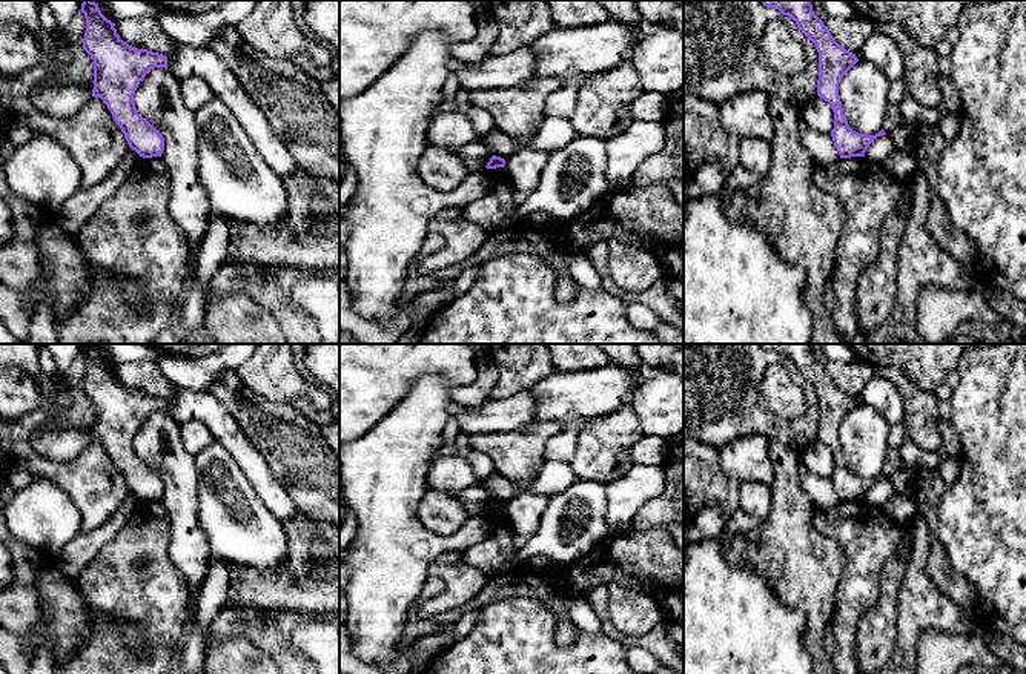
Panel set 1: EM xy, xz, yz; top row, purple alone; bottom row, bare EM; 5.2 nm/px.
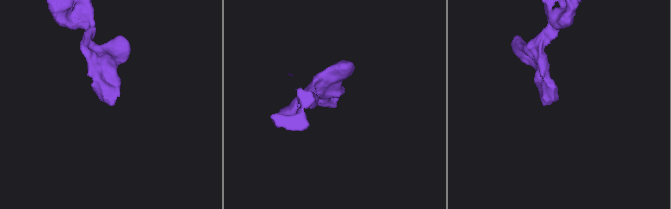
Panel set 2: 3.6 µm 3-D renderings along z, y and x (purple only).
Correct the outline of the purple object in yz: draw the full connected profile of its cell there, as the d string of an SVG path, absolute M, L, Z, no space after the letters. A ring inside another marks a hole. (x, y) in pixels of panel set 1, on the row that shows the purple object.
M760 0L765 6L779 9L783 15L791 17L797 28L816 45L819 52L819 80L817 80L817 95L829 103L834 112L834 129L831 131L831 137L834 146L840 155L840 158L851 158L851 157L865 157L866 149L869 144L880 135L886 135L882 129L875 135L865 135L852 131L846 121L843 114L840 95L839 95L839 84L843 75L859 61L856 54L842 48L831 32L826 29L823 21L814 14L813 5L809 0Z

